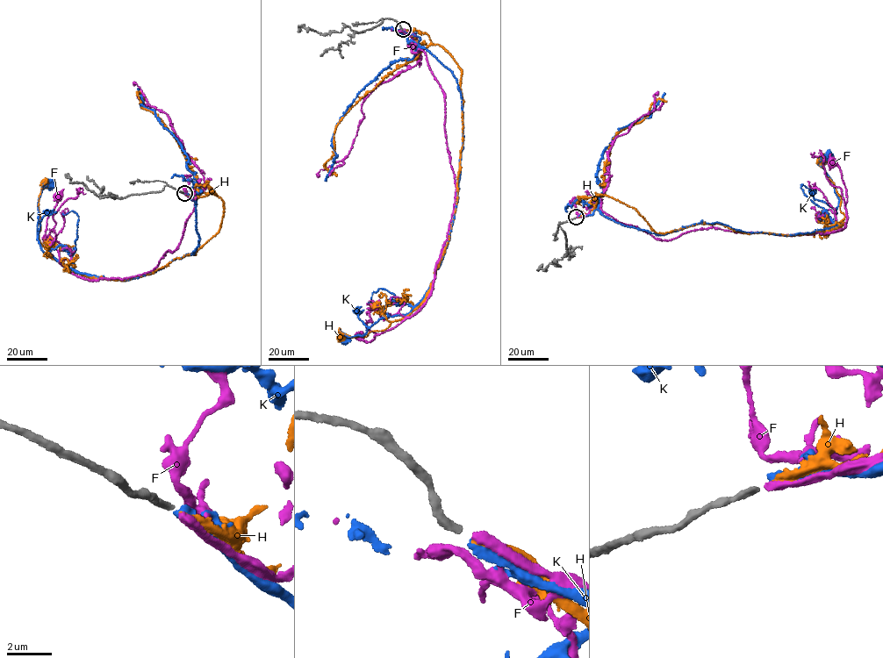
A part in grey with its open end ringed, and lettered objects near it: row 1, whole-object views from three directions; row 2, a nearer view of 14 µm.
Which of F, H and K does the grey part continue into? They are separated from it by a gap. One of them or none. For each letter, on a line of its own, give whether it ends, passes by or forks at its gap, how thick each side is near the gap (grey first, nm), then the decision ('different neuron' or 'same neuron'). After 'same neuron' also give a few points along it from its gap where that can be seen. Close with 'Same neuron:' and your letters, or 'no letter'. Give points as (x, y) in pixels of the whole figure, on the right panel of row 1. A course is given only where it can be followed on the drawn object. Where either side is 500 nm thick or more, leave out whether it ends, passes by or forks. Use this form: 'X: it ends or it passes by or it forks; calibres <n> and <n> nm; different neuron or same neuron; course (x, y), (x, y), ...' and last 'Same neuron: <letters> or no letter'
F: it ends; calibres 320 and 360 nm; same neuron; course (577, 218), (599, 202), (618, 221), (667, 241), (714, 227), (828, 234), (847, 218), (844, 183), (832, 163)
H: it ends; calibres 320 and 240 nm; different neuron
K: it ends; calibres 320 and 480 nm; different neuron
Same neuron: F

